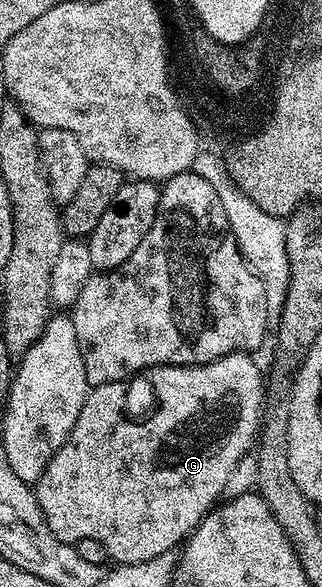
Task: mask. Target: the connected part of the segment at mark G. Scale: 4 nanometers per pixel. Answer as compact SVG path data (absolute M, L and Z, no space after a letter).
M241 352L238 354L227 354L222 356L218 360L213 362L202 362L199 366L154 366L151 367L150 375L152 374L152 390L156 393L156 411L149 416L145 422L131 422L130 419L124 415L124 401L128 398L128 385L127 381L123 382L111 382L110 384L102 384L101 386L93 386L89 389L88 399L86 404L82 404L82 412L78 412L78 424L74 424L74 428L70 432L70 436L66 440L66 444L62 444L62 448L58 448L58 452L50 460L50 464L46 464L46 468L42 472L40 479L34 483L34 489L36 491L36 499L38 504L42 508L42 512L46 516L46 524L50 524L50 532L54 532L54 536L58 536L58 540L67 542L69 544L75 544L78 540L98 540L98 544L102 544L106 548L109 559L113 563L123 564L129 566L130 564L138 564L142 560L154 560L154 556L162 556L162 552L167 550L176 550L191 535L192 531L199 526L200 521L203 520L204 515L209 510L213 509L221 501L224 489L226 488L226 480L230 480L230 474L238 468L238 462L246 457L247 454L257 445L258 435L262 430L262 419L266 414L266 400L264 404L264 376L266 380L266 374L260 371L260 366L255 362L253 355L248 352Z

